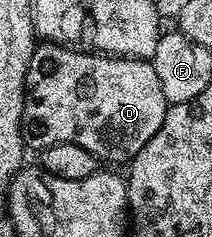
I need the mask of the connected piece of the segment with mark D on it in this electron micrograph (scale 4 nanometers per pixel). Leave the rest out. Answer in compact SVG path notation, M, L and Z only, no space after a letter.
M42 42L35 47L26 69L26 105L22 111L22 131L29 147L31 144L35 150L41 150L53 144L75 144L76 146L84 146L84 150L88 150L88 154L92 154L99 162L106 163L107 160L110 163L107 165L110 166L118 166L114 164L122 163L125 165L133 160L136 154L140 154L140 150L144 150L148 138L152 138L152 134L156 134L156 130L160 130L168 107L164 98L164 90L160 90L160 78L156 78L156 70L150 60L134 60L130 56L112 56L99 54L94 50L89 51L77 52L74 46L63 46L53 42Z

